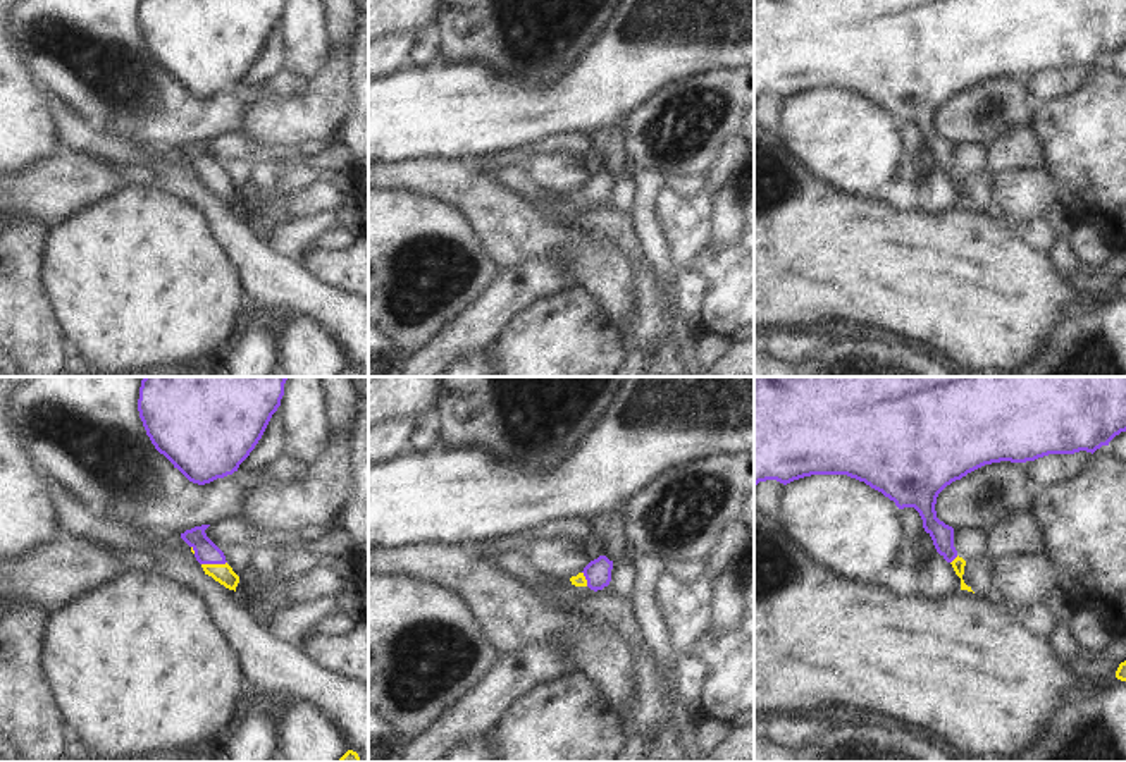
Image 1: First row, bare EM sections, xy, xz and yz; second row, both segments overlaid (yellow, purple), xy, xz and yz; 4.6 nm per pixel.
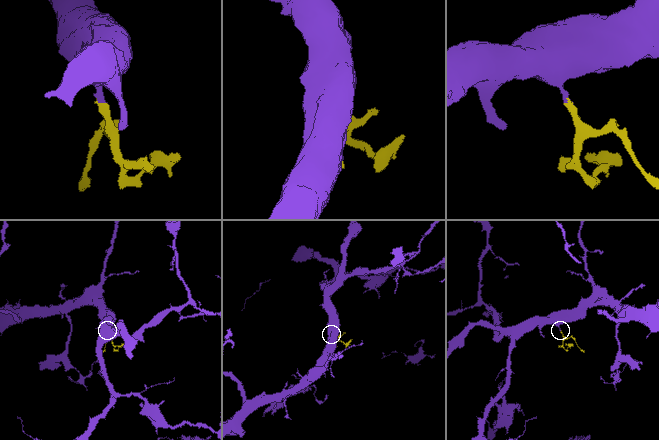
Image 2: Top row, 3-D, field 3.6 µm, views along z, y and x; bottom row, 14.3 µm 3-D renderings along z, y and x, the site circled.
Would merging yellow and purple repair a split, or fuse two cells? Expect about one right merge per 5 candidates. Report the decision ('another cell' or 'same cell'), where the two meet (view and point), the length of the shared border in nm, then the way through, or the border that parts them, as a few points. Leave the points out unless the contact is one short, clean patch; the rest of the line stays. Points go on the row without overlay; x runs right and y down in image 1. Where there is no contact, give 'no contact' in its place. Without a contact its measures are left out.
same cell | xy (214, 179) | 120 nm | across xy (222, 188), (214, 179), (205, 165)

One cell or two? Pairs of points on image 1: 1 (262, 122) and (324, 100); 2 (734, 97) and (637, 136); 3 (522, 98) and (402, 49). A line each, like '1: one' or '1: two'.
1: one
2: one
3: two

